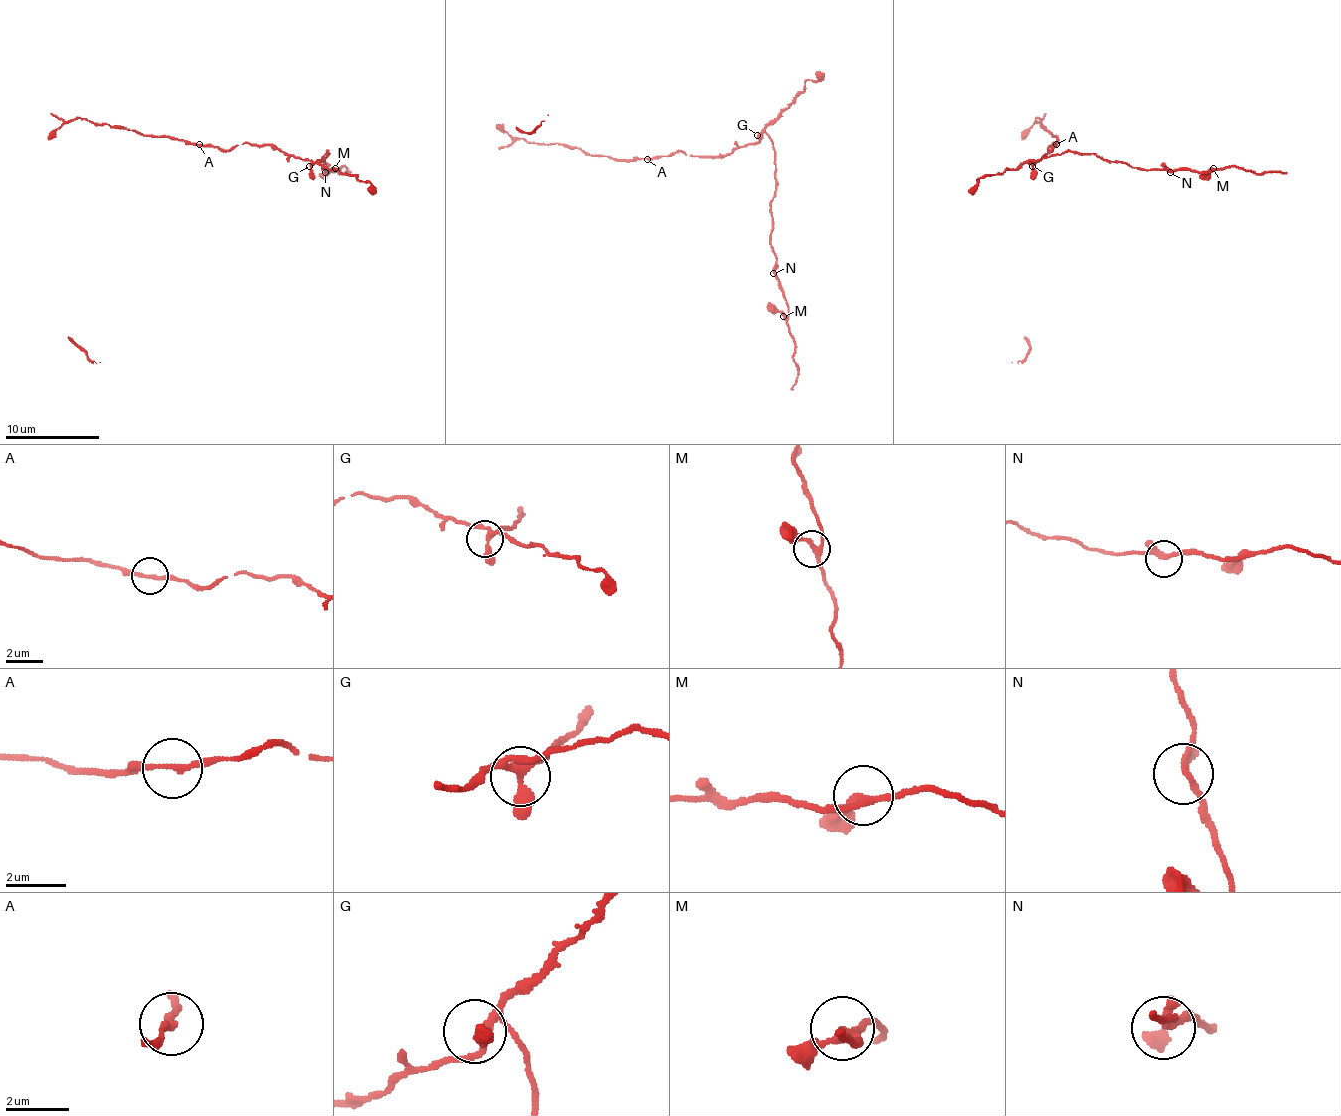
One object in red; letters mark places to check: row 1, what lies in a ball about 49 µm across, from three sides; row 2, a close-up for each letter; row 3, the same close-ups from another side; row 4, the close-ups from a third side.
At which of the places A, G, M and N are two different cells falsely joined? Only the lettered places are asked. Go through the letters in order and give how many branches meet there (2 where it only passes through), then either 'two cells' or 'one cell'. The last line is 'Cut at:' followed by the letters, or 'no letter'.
A: 2 | one cell
G: 4 | one cell
M: 3 | one cell
N: 3 | one cell
Cut at: no letter

